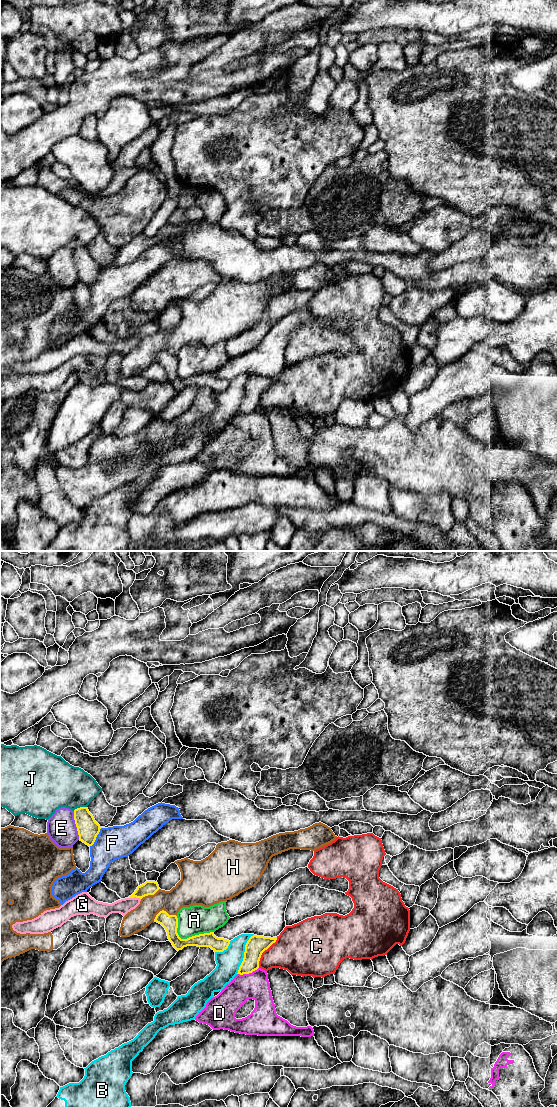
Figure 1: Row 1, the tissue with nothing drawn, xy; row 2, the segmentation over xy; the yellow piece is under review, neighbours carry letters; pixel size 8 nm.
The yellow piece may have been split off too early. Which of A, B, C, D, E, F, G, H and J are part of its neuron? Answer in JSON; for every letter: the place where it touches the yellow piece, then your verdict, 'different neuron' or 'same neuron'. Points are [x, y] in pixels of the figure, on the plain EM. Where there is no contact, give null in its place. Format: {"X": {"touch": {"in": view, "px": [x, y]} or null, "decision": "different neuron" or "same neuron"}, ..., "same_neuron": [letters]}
{"A": {"touch": {"in": "xy", "px": [185, 379]}, "decision": "different neuron"}, "B": {"touch": {"in": "xy", "px": [244, 394]}, "decision": "different neuron"}, "C": {"touch": {"in": "xy", "px": [263, 391]}, "decision": "different neuron"}, "D": {"touch": {"in": "xy", "px": [247, 413]}, "decision": "different neuron"}, "E": {"touch": {"in": "xy", "px": [76, 265]}, "decision": "different neuron"}, "F": {"touch": {"in": "xy", "px": [95, 278]}, "decision": "different neuron"}, "G": {"touch": {"in": "xy", "px": [135, 336]}, "decision": "different neuron"}, "H": {"touch": {"in": "xy", "px": [162, 350]}, "decision": "different neuron"}, "J": {"touch": {"in": "xy", "px": [80, 247]}, "decision": "different neuron"}, "same_neuron": []}

